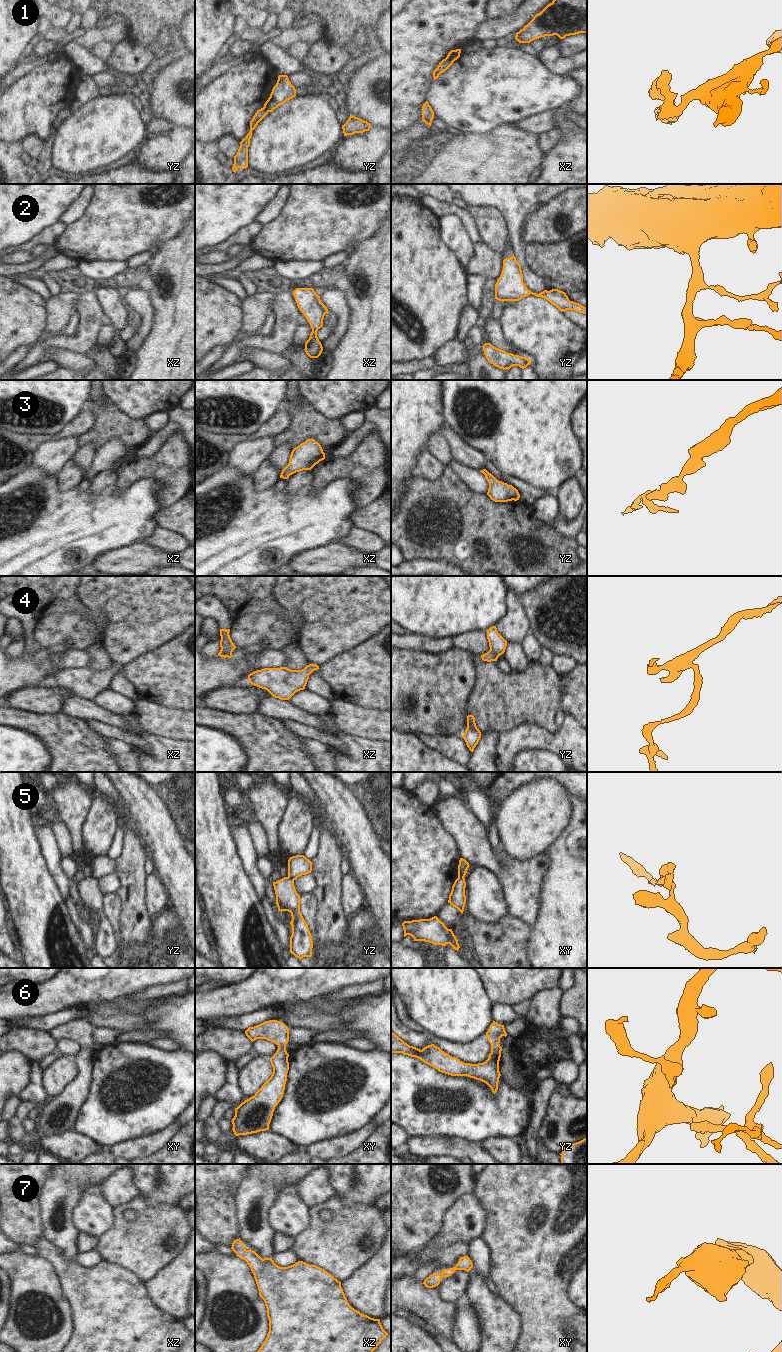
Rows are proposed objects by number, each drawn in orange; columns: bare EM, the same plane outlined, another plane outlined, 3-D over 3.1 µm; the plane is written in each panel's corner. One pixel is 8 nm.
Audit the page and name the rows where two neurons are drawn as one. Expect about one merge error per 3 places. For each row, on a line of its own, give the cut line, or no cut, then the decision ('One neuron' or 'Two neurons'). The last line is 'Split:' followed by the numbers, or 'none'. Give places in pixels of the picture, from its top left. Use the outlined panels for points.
1: Split along xz (445, 58), (450, 58), (453, 61). Two neurons
2: No split. One neuron
3: No split. One neuron
4: No split. One neuron
5: Split along yz (288, 876), (293, 880). Two neurons
6: No split. One neuron
7: No split. One neuron
Split: 1, 5

